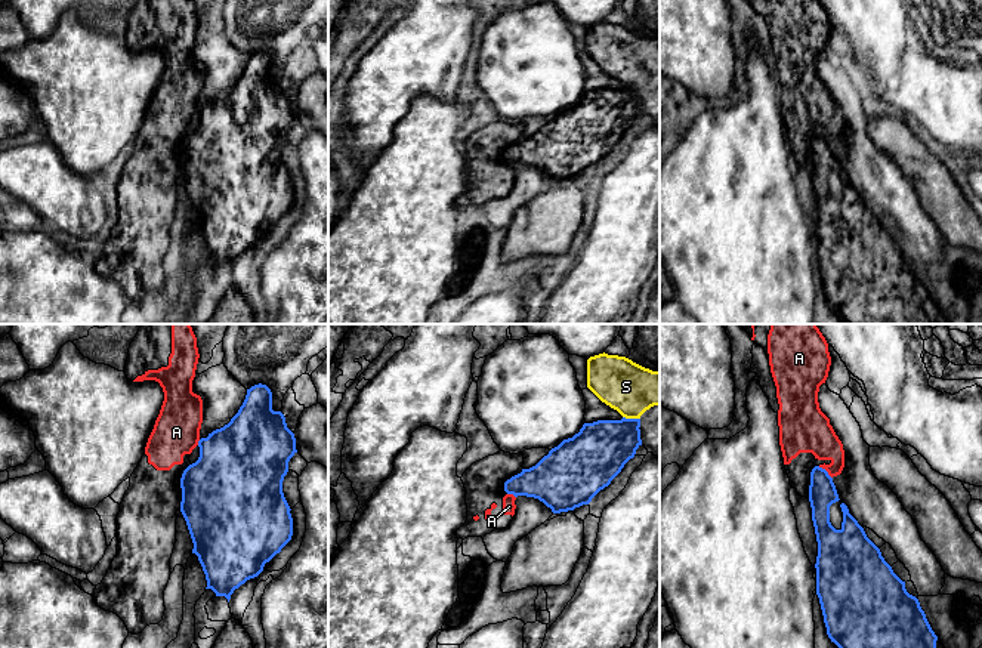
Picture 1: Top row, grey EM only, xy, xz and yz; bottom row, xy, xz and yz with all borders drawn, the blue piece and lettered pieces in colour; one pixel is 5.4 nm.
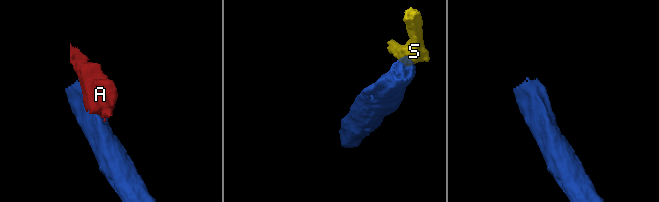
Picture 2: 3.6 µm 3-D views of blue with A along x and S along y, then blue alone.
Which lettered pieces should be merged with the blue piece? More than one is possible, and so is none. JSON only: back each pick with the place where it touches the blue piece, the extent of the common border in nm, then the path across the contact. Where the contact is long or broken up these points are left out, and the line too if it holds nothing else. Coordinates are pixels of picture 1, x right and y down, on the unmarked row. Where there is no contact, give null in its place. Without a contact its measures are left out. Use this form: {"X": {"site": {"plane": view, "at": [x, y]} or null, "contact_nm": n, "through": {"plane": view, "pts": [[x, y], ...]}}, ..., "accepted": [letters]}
{"accepted": []}

